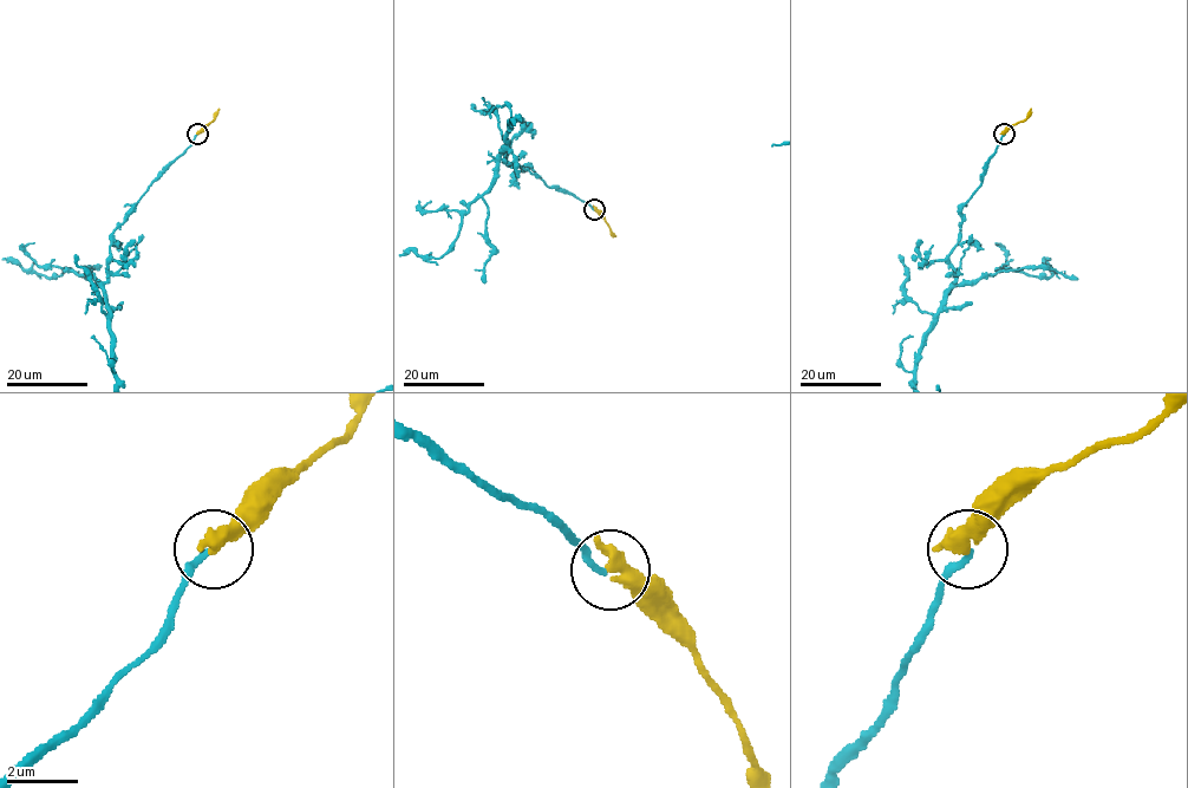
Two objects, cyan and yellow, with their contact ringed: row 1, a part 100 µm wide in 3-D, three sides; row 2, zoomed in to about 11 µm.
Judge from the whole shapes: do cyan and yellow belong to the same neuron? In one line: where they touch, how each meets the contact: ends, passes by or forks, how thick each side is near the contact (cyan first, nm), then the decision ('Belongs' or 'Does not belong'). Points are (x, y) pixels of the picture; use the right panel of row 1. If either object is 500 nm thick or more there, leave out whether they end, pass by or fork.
Place: (1004, 134). At the ring cyan ends. At the ring yellow ends. Thickness 170 nm (cyan) against 480 nm. Does not belong

